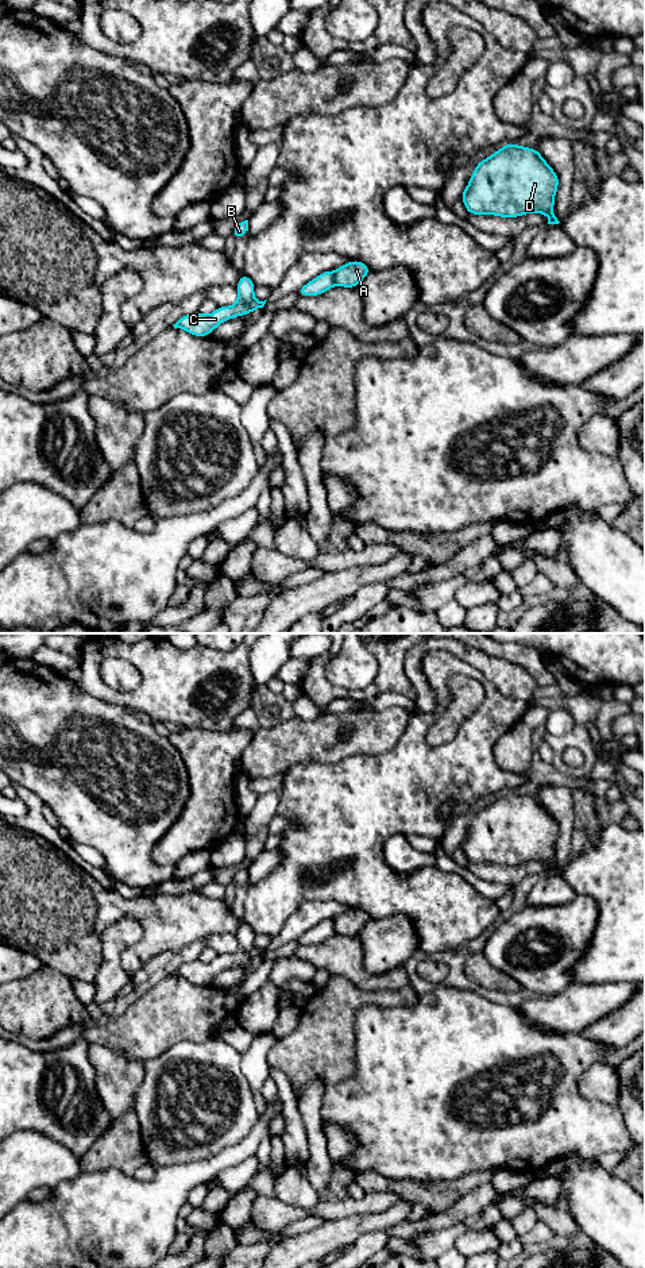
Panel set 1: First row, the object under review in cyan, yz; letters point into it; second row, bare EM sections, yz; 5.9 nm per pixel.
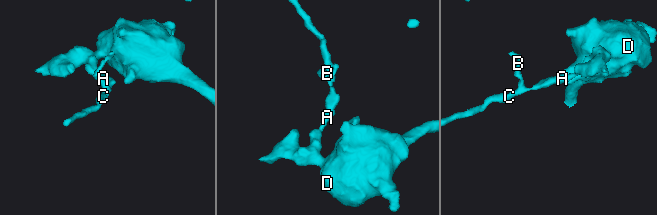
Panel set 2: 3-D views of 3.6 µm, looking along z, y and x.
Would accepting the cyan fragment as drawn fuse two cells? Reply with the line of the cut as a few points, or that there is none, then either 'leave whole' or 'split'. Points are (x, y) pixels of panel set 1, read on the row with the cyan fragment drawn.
yz (332, 272), (336, 284) | split

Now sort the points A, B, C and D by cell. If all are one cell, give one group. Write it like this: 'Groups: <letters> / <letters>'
Groups: A D / B C

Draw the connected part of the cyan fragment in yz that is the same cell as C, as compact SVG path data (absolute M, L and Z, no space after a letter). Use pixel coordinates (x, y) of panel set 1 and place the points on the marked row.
M242 274L239 282L236 284L236 290L236 304L231 307L217 307L217 309L211 315L202 315L198 311L185 315L179 317L173 327L185 329L190 335L204 338L217 328L223 321L260 309L267 301L259 301L254 298L255 285L246 274Z

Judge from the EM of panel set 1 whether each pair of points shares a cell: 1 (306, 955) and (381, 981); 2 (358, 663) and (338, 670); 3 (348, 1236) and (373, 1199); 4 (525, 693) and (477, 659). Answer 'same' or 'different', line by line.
1: same
2: same
3: different
4: same

